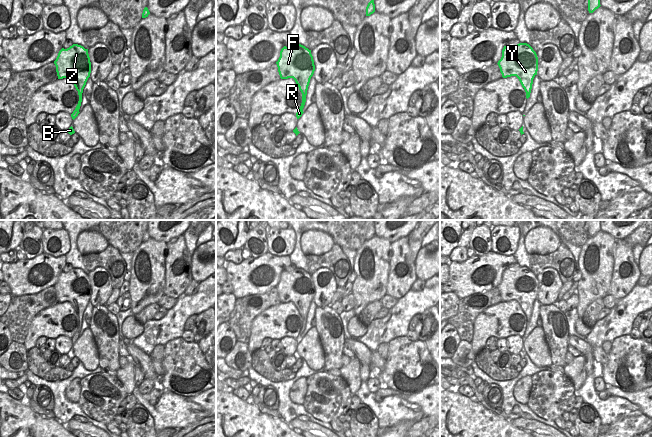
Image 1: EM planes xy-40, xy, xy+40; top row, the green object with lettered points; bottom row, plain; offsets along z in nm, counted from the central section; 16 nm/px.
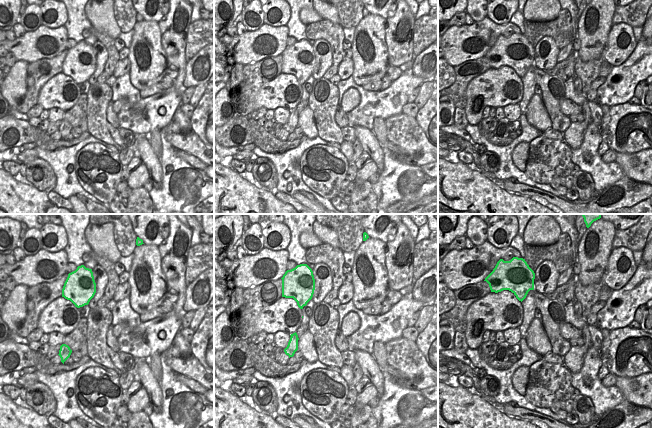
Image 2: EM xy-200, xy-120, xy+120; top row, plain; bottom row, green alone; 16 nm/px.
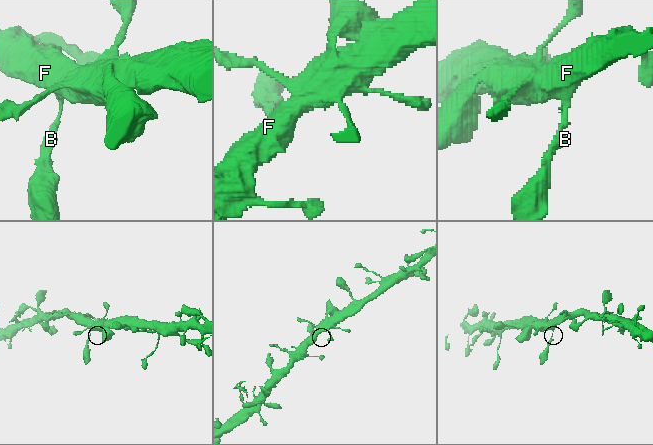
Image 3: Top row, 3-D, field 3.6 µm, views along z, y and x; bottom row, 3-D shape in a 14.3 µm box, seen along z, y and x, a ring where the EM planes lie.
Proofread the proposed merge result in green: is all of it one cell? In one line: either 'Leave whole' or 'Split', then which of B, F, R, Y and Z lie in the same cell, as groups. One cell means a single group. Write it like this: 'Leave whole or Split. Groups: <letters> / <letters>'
Leave whole. Groups: B F R Y Z

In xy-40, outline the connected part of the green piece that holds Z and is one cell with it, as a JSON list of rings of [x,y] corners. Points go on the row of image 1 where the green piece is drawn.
[[[73,44],[67,49],[62,48],[54,61],[58,79],[70,78],[78,91],[79,101],[71,114],[74,120],[79,112],[82,93],[91,73],[91,62],[88,49],[78,44]]]

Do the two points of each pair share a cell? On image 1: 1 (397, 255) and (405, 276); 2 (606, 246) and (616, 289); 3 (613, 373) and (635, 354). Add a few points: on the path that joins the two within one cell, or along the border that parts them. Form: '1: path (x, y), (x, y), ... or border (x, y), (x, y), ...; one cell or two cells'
1: path (402, 260), (409, 267), (409, 271); one cell
2: border (616, 248), (610, 291), (608, 293); two cells
3: path (618, 367), (622, 362), (629, 360); one cell

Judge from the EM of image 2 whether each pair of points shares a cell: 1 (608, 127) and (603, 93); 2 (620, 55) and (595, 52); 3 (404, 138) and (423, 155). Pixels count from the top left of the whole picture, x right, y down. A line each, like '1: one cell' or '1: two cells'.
1: two cells
2: two cells
3: one cell

